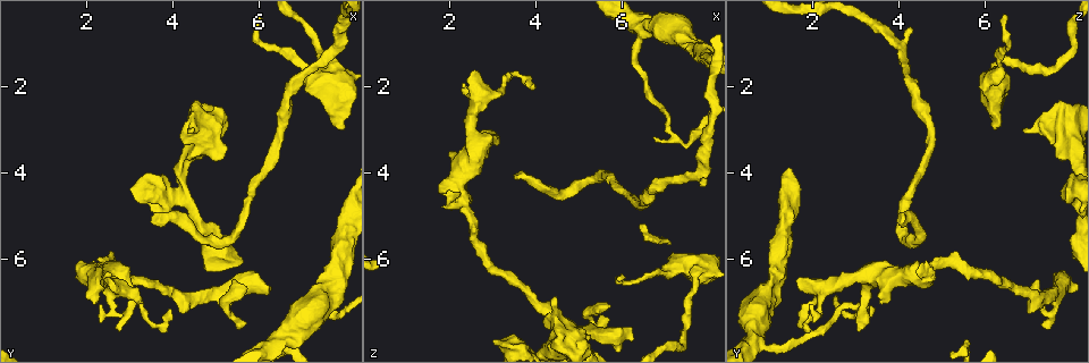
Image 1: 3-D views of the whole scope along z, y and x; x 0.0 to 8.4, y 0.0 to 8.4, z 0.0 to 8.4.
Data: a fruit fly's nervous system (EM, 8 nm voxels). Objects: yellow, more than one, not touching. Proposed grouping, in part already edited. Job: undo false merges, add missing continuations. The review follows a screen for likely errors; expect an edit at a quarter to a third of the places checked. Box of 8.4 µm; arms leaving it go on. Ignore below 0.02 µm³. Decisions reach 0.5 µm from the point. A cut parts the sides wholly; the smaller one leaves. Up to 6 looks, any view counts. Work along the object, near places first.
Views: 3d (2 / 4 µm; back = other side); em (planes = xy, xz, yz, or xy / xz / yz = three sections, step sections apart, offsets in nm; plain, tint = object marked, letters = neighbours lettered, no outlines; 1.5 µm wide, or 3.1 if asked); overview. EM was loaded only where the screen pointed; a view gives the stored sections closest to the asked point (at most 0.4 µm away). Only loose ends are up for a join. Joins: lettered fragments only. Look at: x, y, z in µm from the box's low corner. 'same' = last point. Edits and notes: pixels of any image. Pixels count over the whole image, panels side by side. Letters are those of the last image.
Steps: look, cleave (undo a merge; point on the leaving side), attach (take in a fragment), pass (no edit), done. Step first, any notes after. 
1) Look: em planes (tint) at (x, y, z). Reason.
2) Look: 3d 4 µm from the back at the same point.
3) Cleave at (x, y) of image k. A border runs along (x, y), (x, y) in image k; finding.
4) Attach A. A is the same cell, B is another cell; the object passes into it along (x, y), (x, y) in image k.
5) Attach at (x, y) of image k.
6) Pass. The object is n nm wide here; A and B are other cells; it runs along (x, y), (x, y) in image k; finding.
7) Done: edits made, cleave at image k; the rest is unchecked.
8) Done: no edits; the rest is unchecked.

Look: 3d 4 µm at (3.10, 4.35, 7.85). Free end.

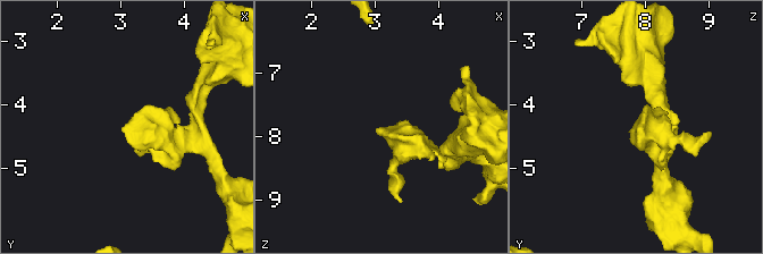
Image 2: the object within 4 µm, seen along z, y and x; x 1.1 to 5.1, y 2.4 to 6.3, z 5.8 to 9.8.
Look: em 3.1 µm planes (letters) at (3.10, 4.35, 7.90).

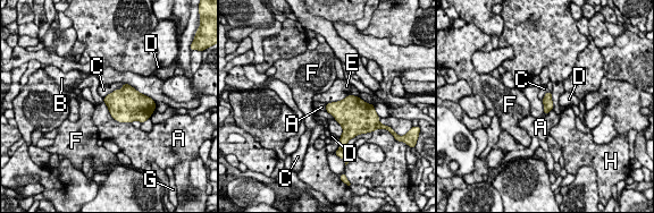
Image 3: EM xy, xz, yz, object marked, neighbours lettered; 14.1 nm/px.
Pass. A, B, C, D, E, F, G and H are other cells; a border runs along (123, 84), (120, 88), (103, 98) in image 3; no lettered fragment goes on from it.

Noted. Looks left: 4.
Look: em planes (letters) at (7.70, 1.65, 6.30). Sharp bend.

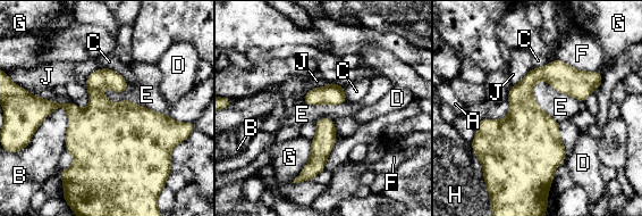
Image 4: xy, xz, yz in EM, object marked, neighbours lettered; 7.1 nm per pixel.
Pass. The object is 380 nm wide here; A, B, C, D, E, F, G, H and J are other cells; a border runs along (100, 91), (169, 116) in image 4; all the same cell.

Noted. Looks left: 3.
Look: em xz step 4 (letters) at (2.70, 7.65, 3.05). An open end.

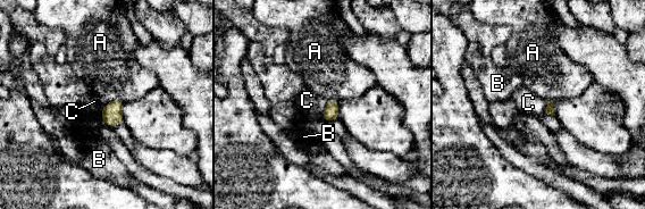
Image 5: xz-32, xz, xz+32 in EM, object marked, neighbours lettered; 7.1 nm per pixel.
Look: em planes (letters) at the same point.

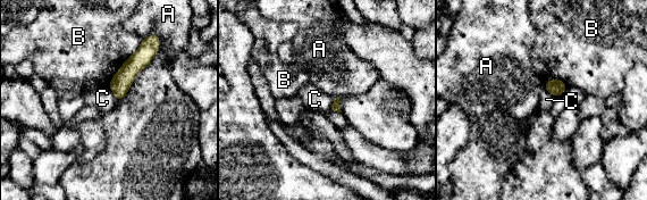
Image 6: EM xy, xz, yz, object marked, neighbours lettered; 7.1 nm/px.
Pass. The longest contact is with B, 400 nm; A, B and C are other cells; it runs along (148, 44), (120, 82), (118, 97) in image 6; none of them fits.

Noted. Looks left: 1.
Done: no edits; the rest is unchecked.

